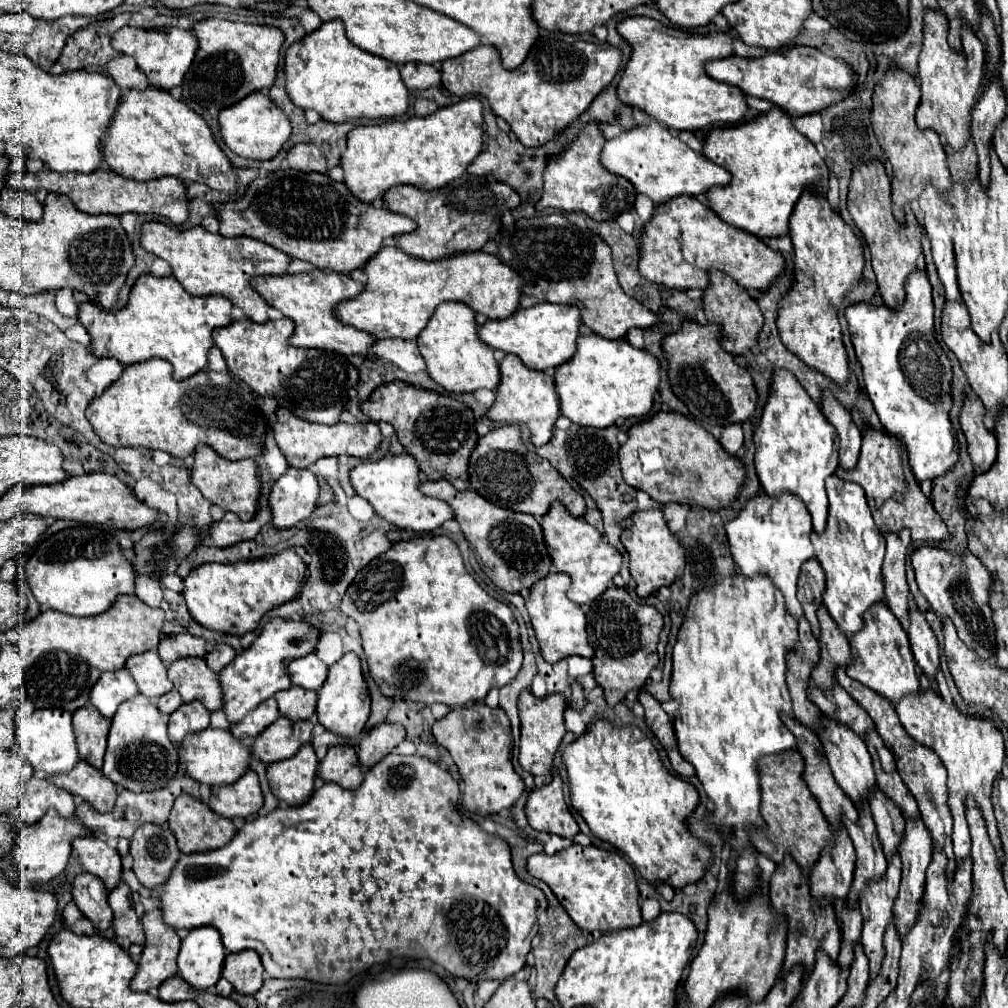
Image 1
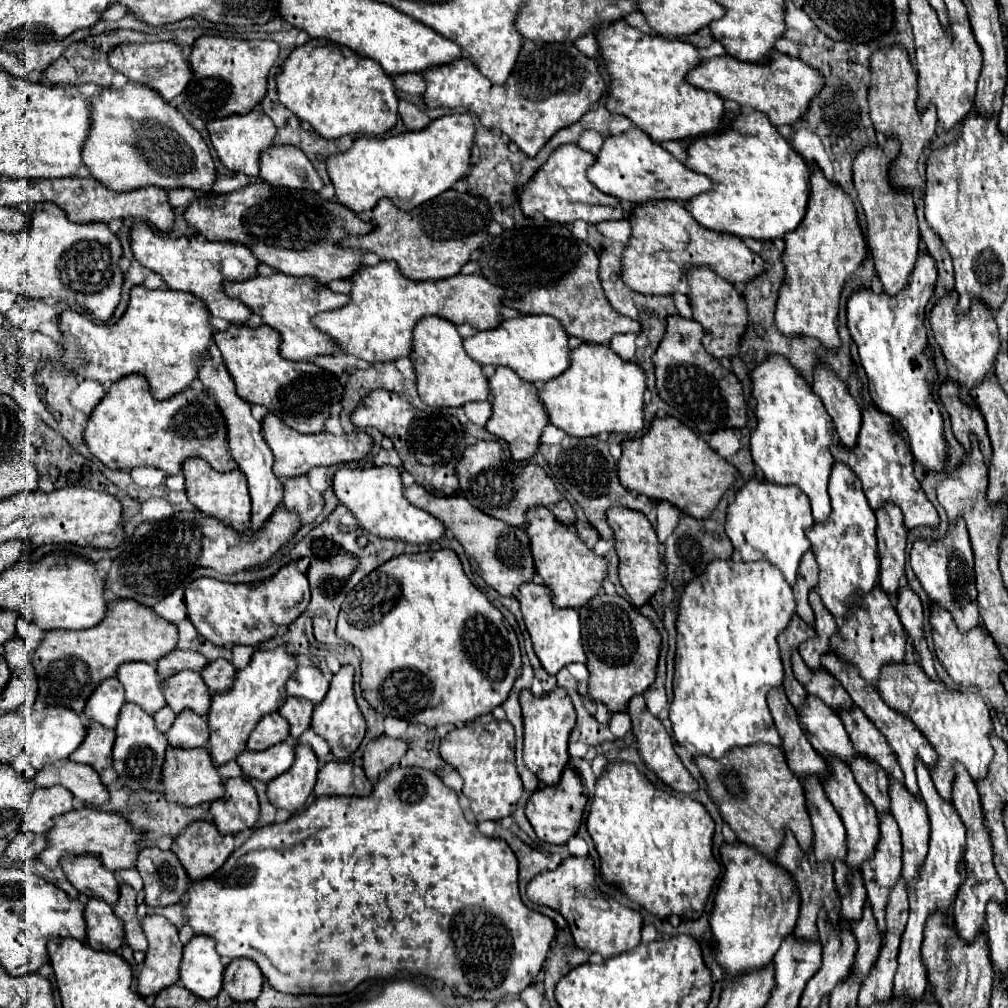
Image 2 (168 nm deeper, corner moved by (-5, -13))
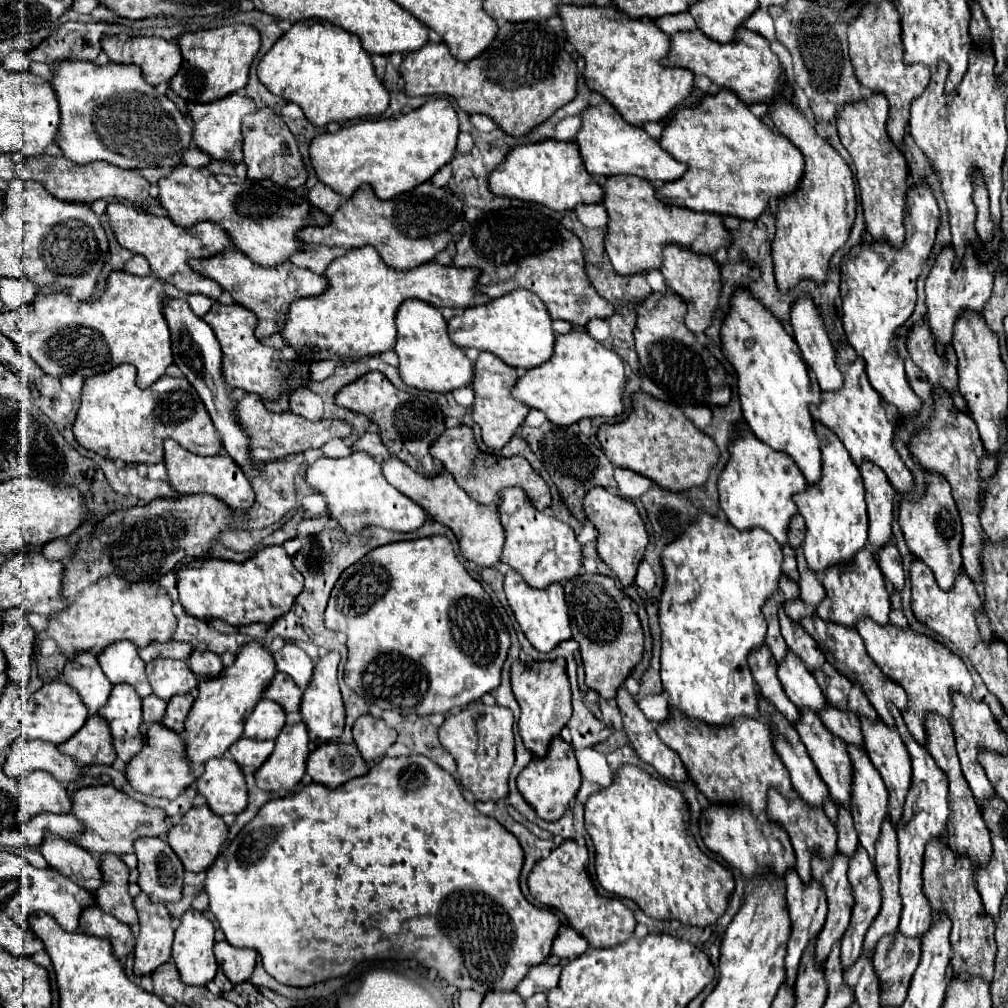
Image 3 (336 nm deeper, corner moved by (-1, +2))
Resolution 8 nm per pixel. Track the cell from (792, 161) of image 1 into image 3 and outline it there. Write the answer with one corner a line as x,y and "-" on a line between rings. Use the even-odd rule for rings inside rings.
720,91
716,95
706,97
700,105
684,107
680,109
674,119
664,127
664,133
660,137
660,145
676,159
688,165
688,171
684,177
666,183
662,189
658,189
660,199
666,205
676,205
692,211
704,211
704,213
716,213
720,217
732,215
738,219
758,219
766,207
770,205
770,199
782,199
794,193
802,181
804,175
804,157
802,153
780,133
764,125
740,97
732,91

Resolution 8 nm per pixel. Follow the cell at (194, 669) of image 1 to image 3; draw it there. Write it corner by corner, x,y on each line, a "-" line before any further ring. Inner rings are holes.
180,659
150,661
146,663
146,675
154,695
164,701
170,701
170,697
180,693
190,693
194,687
198,687
198,677
192,673
188,663

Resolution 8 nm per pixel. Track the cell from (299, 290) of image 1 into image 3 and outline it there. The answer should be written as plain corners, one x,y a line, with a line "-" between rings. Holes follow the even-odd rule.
228,249
210,259
192,259
190,267
194,271
198,271
200,275
214,279
224,291
232,293
232,297
242,307
246,307
258,315
258,327
256,327
258,339
266,339
284,329
292,301
296,301
300,297
316,297
328,289
326,277
312,273
310,269
302,269
292,263
280,265
280,269
268,269
268,267
262,267
262,265
250,261
244,253
234,251
234,249

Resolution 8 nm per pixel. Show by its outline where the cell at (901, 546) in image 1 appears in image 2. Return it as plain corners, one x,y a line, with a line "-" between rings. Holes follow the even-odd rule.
884,504
876,510
876,538
880,560
880,586
890,598
896,598
900,582
906,582
906,528
900,508
896,504

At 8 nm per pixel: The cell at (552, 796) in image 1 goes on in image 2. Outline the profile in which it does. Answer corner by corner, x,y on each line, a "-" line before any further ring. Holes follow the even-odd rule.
566,766
558,784
542,786
530,796
530,800
526,804
526,818
530,820
534,832
540,840
550,842
550,844
566,844
568,838
574,836
580,826
580,818
582,818
586,800
588,800
588,794
582,786
580,776
572,768

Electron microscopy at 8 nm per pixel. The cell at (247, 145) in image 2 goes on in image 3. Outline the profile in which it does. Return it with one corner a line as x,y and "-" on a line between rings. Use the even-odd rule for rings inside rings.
234,93
224,97
224,101
212,101
208,105
194,103
188,107
188,117
192,119
192,139
196,147
200,147
204,153
208,153
212,159
222,159
222,161
242,161
242,119
244,115
256,113
256,103
248,95

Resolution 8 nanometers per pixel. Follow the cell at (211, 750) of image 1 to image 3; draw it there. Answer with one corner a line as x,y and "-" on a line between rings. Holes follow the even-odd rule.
148,723
146,735
148,735
148,741
146,741
140,757
134,757
126,765
126,777
128,777
130,785
140,793
148,793
152,797
176,799
180,793
184,793
186,787
190,787
194,783
194,775
190,771
190,761
186,759
184,739
176,731
164,727
162,723

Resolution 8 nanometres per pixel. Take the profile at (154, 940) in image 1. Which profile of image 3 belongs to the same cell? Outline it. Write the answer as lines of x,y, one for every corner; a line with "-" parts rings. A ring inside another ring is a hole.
146,893
134,899
140,917
140,935
134,947
134,973
138,977
156,971
156,967
172,959
172,917
164,903
152,903

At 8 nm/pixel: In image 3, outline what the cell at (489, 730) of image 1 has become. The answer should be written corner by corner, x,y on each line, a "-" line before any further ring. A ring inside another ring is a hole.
482,703
466,707
460,713
448,715
444,725
438,729
440,743
456,759
460,783
464,783
464,789
472,791
476,801
500,801
508,795
508,777
514,767
514,731
512,729
514,729
514,717
510,709
504,709
500,705
486,707

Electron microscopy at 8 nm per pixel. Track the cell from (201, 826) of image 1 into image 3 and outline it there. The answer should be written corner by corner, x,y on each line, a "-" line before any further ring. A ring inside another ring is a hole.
202,805
202,807
192,807
182,819
178,825
174,825
170,831
168,831
168,843
170,847
174,849
174,853
180,857
182,865
186,871
194,871
194,873
200,873
200,871
206,871
212,861
218,857
220,853
220,847
222,843
228,839
228,827
224,825
222,817
214,815
208,805

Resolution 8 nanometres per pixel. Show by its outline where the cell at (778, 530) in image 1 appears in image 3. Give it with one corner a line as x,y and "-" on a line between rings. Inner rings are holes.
738,427
738,435
730,445
730,461
718,477
720,507
726,513
730,525
740,531
760,527
768,531
782,547
788,543
790,519
798,513
792,497
806,491
806,479
798,465
786,453
774,451
758,441
750,431

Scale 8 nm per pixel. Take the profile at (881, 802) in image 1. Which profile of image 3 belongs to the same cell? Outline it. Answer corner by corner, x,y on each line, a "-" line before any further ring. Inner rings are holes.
828,707
828,713
824,713
824,717
820,717
820,719
828,727
828,731
832,735
840,737
844,743
856,745
856,747
864,747
860,719
852,717
852,713
840,713
840,711

